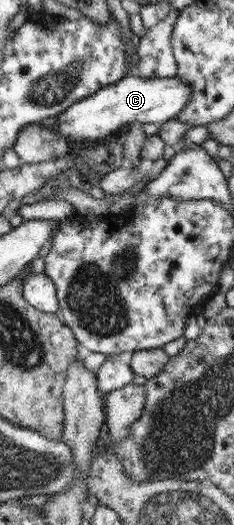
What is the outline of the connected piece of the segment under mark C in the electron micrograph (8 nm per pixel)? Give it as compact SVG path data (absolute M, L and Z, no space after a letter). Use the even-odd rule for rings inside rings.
M129 74L117 84L106 86L67 108L59 114L57 124L51 126L56 133L63 135L67 142L73 144L99 141L109 134L117 133L121 130L121 126L130 125L132 122L161 124L175 119L187 106L191 97L192 86L181 82L177 76L173 79L144 79Z

